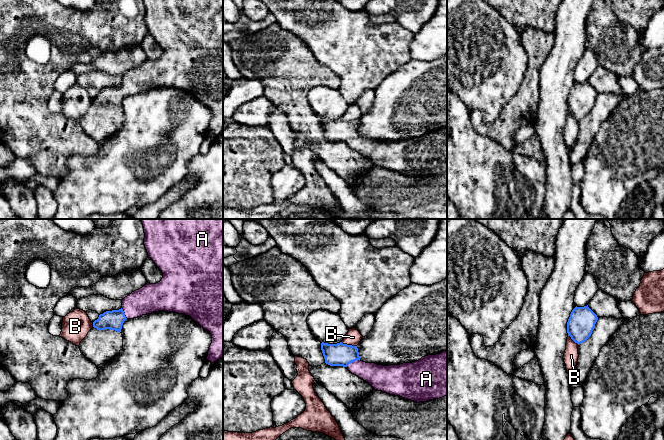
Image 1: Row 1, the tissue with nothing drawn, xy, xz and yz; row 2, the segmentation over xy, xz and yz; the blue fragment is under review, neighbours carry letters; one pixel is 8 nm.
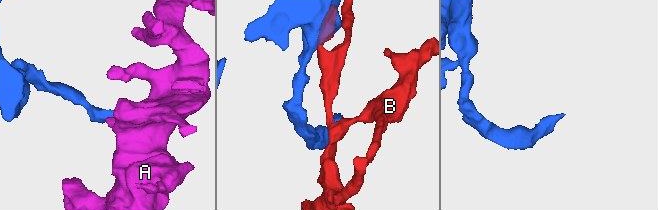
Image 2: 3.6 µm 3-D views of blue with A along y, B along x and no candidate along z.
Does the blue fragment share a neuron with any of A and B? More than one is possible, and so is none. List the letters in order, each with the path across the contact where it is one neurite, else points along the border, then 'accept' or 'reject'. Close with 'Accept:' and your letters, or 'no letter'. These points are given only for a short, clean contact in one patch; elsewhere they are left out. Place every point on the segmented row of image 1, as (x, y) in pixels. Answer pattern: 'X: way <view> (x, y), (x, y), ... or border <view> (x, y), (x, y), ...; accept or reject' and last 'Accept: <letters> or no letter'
A: way xz (339, 354), (346, 355), (352, 361), (359, 368), (378, 376); accept
B: reject
Accept: A

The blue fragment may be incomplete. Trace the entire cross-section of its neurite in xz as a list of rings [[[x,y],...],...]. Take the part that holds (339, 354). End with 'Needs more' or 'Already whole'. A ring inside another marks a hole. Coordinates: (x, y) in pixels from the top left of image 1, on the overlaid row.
[[[321,343],[325,363],[343,366],[375,390],[420,403],[447,395],[447,351],[412,363],[383,366],[360,360],[357,346]]]. Needs more

